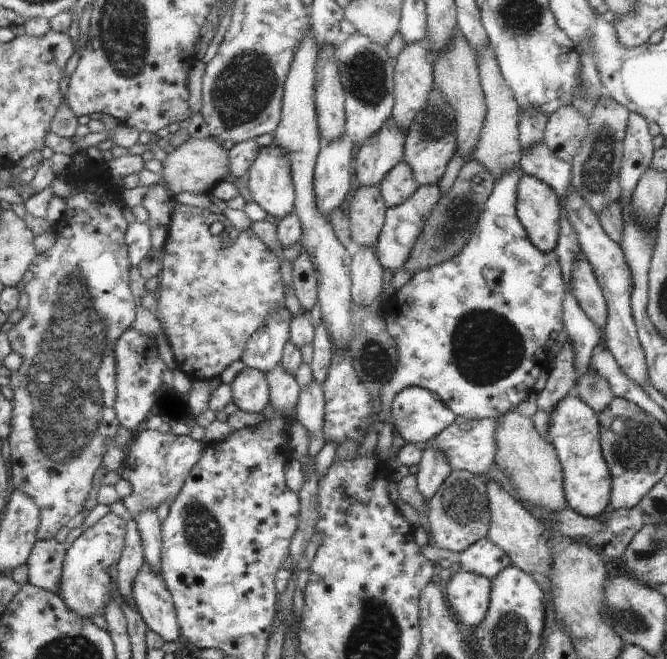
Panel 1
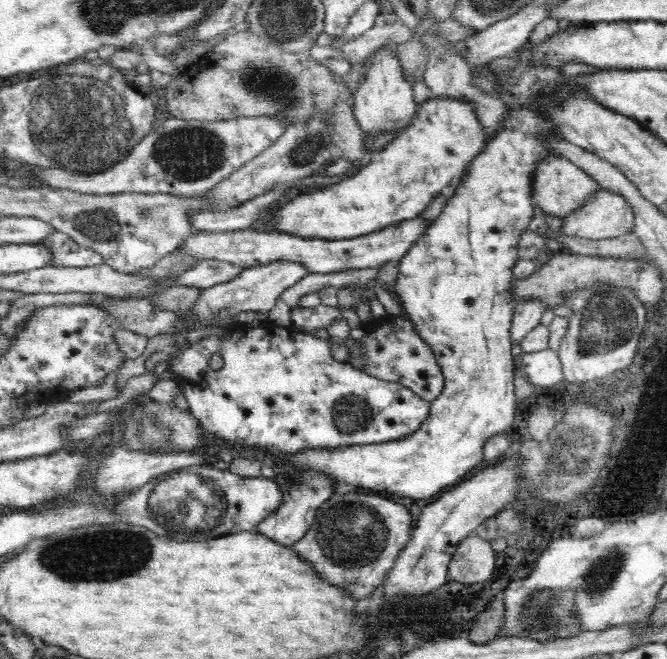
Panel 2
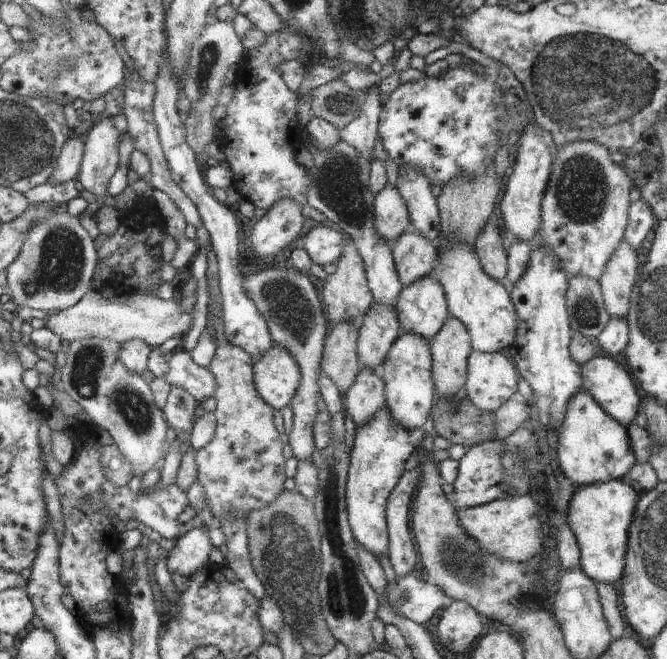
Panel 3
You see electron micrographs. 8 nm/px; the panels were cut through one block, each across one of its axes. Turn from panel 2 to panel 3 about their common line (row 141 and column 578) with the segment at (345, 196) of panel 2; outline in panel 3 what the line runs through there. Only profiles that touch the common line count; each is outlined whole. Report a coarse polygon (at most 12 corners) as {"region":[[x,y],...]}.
{"region":[[584,389],[555,430],[559,470],[577,487],[635,465],[626,428]]}

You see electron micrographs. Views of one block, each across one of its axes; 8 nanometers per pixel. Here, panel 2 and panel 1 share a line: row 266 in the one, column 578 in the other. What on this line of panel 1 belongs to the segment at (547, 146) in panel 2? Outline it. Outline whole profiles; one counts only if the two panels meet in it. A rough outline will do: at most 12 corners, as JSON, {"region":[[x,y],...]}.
{"region":[[570,394],[553,408],[548,444],[566,506],[595,518],[610,505],[597,415]]}

